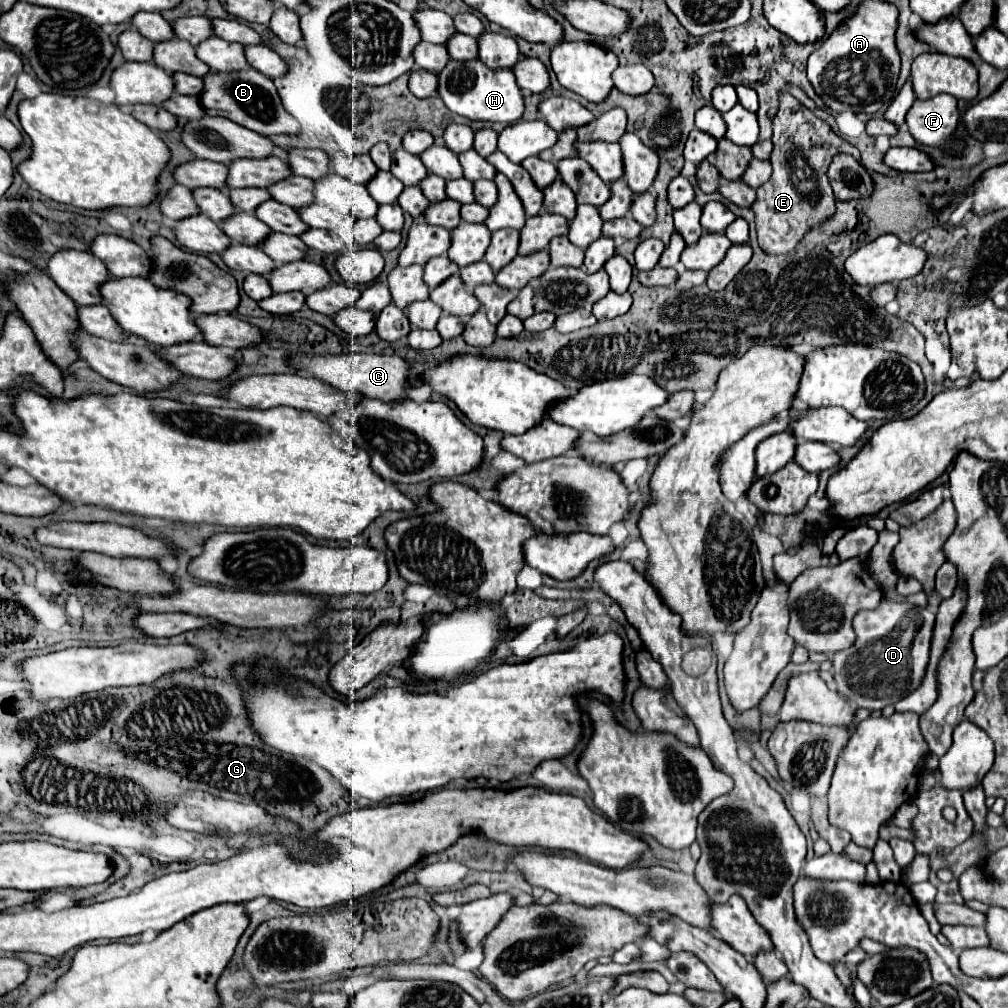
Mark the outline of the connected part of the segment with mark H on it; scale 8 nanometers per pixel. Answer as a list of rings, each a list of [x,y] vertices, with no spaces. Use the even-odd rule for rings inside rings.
[[[450,59],[446,67],[438,71],[438,95],[450,111],[476,121],[502,121],[506,125],[512,125],[524,113],[524,101],[514,73],[510,69],[488,69],[480,59]]]

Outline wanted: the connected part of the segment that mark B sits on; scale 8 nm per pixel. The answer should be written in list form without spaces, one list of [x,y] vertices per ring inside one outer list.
[[[244,67],[240,71],[230,73],[206,73],[204,75],[204,91],[200,95],[202,107],[206,111],[222,111],[224,117],[232,119],[234,123],[252,129],[260,135],[278,135],[278,133],[298,133],[298,121],[284,111],[284,105],[278,97],[278,91],[272,79],[258,73],[254,67]]]

